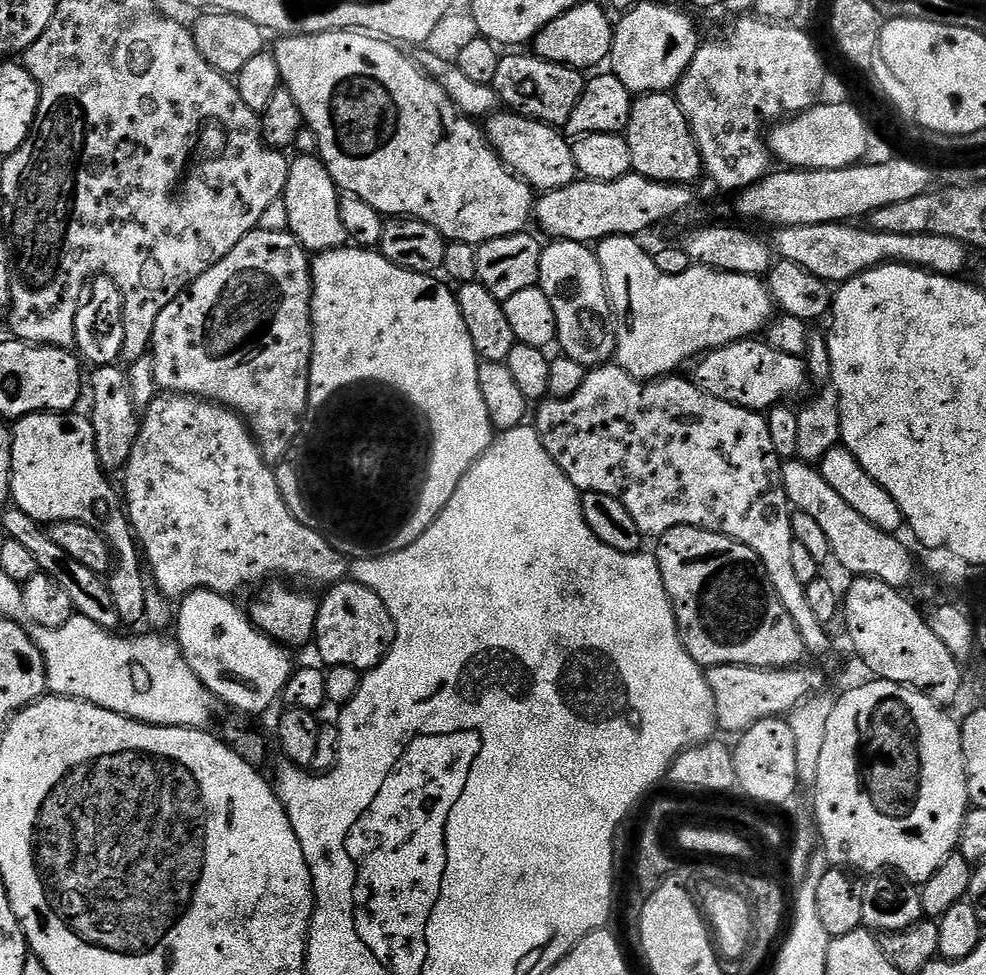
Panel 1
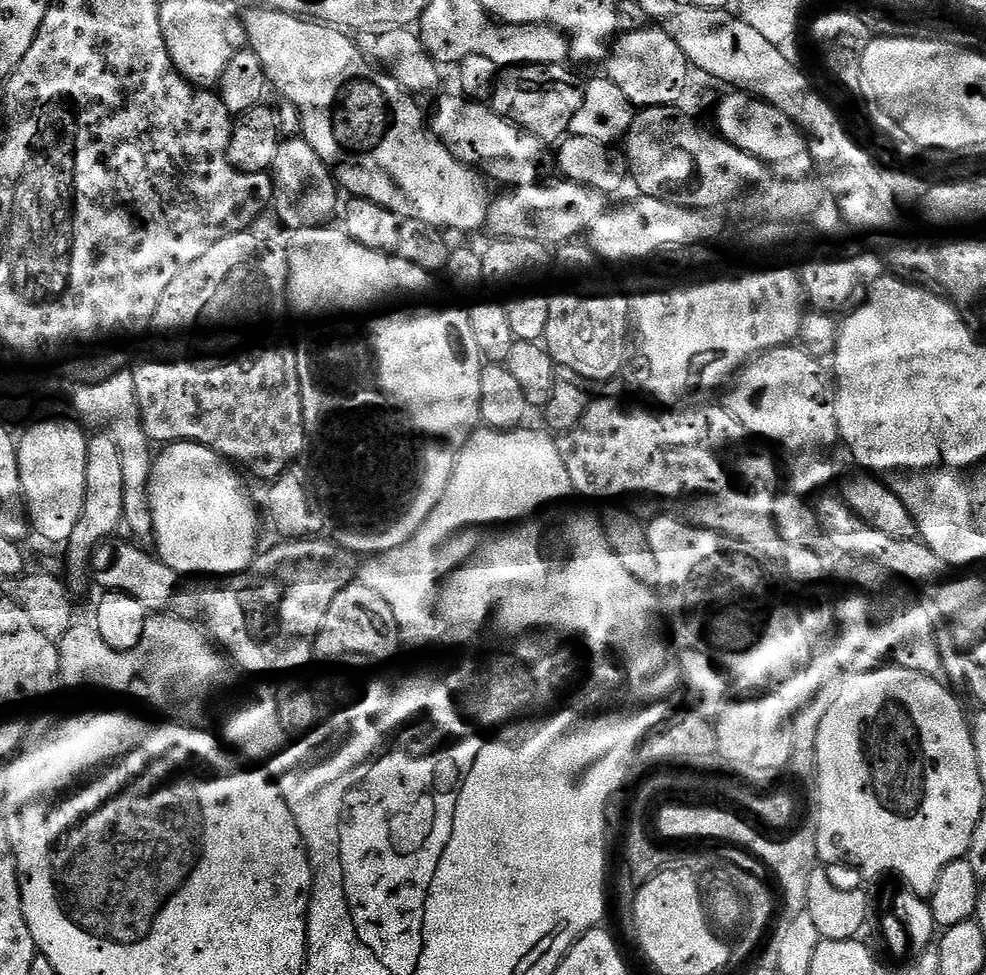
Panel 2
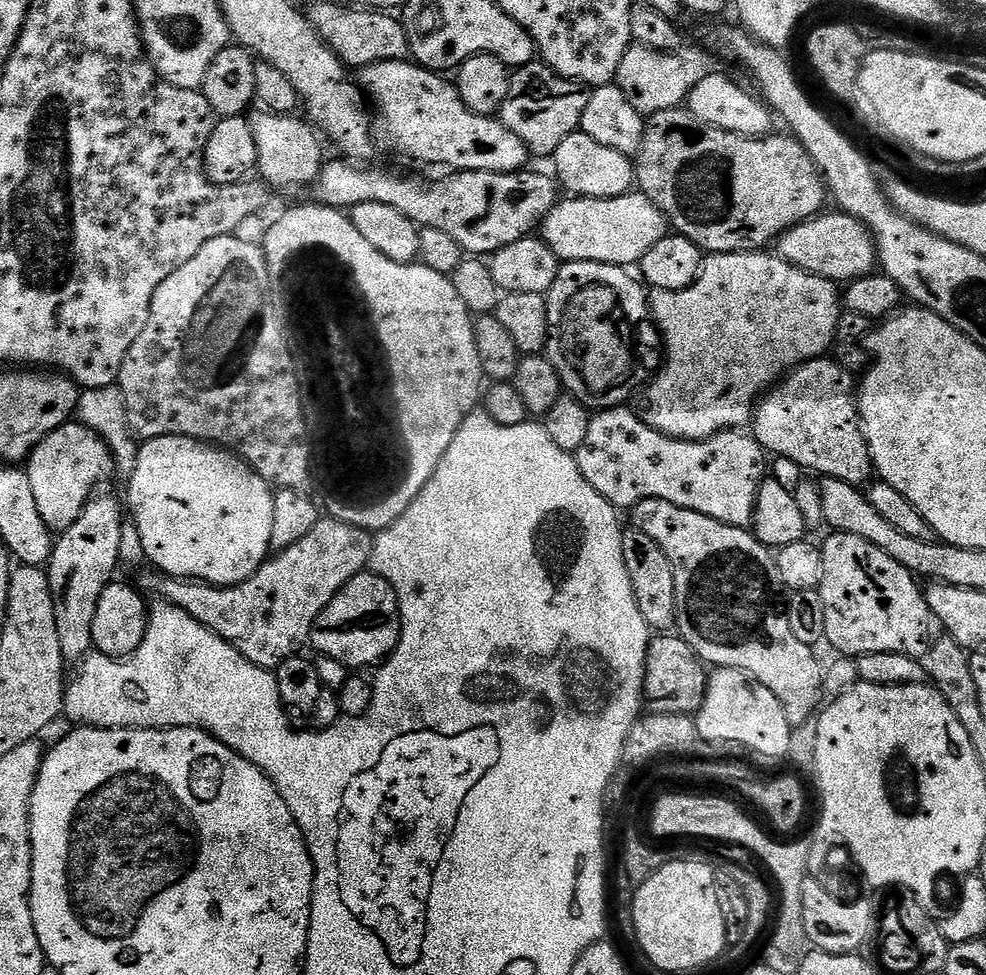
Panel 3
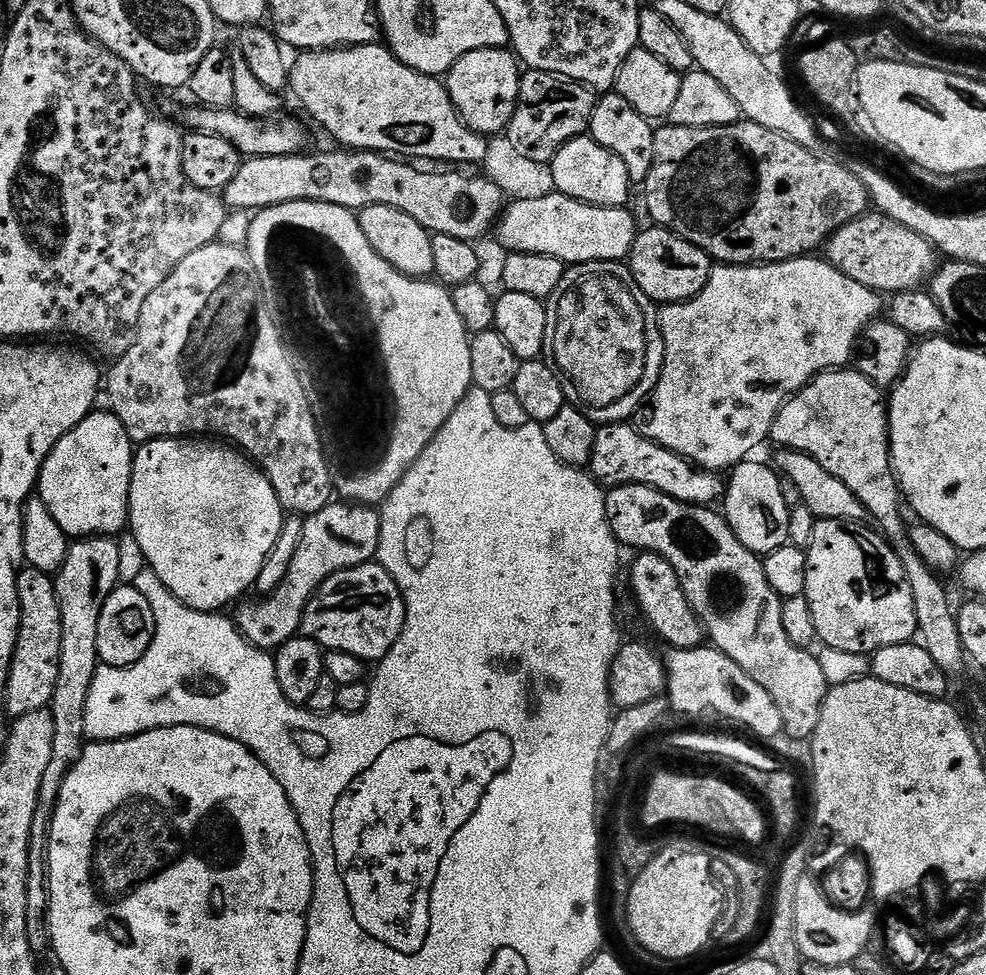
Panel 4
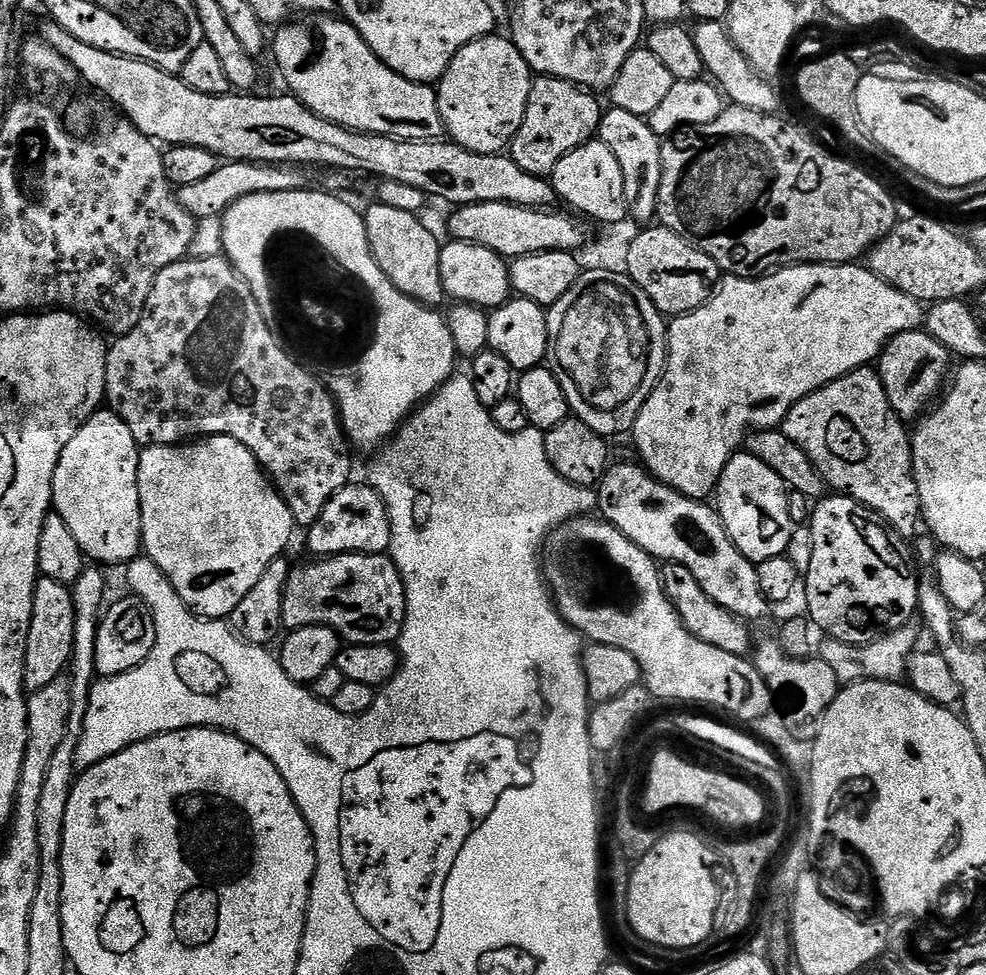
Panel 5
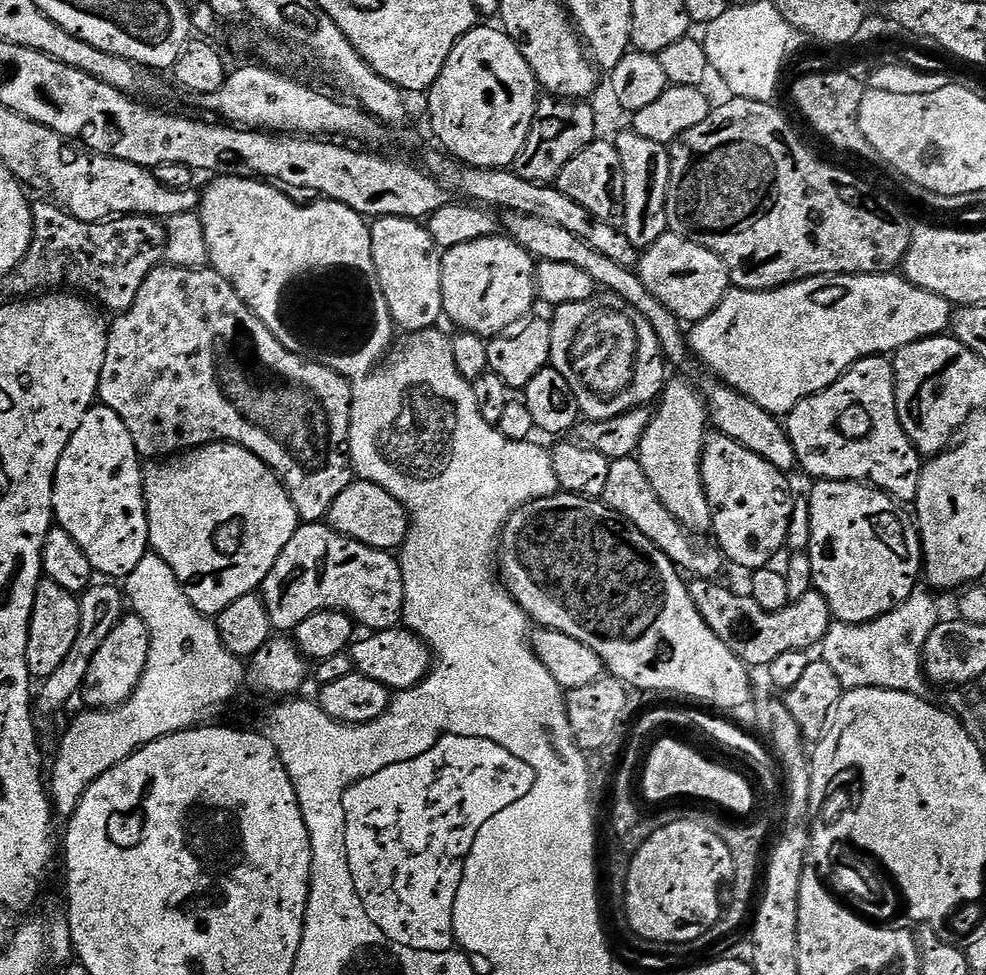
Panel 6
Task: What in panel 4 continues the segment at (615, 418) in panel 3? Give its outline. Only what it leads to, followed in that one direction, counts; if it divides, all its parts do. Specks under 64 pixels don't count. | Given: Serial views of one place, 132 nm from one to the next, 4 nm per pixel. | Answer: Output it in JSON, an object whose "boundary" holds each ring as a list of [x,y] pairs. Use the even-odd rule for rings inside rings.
{"boundary":[[[628,422],[597,427],[590,472],[601,485],[609,489],[631,484],[650,486],[678,502],[701,506],[715,505],[715,500],[717,503],[726,491],[725,481],[717,473],[697,468],[686,458],[650,442],[650,438],[646,438]]]}

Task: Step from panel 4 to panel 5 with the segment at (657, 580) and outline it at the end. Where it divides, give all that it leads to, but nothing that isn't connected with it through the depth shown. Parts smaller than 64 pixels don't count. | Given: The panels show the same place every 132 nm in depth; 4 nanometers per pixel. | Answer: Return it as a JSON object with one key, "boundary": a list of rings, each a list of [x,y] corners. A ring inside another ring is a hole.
{"boundary":[[[665,563],[660,568],[660,582],[664,587],[666,598],[670,598],[670,602],[676,607],[682,618],[686,630],[690,634],[694,634],[694,638],[706,642],[706,646],[726,650],[726,654],[735,656],[747,657],[753,651],[754,639],[752,640],[751,634],[748,633],[749,625],[745,621],[739,620],[734,614],[730,614],[730,610],[715,604],[704,593],[702,586],[698,586],[694,574],[690,574],[690,570],[686,570],[686,566]]]}

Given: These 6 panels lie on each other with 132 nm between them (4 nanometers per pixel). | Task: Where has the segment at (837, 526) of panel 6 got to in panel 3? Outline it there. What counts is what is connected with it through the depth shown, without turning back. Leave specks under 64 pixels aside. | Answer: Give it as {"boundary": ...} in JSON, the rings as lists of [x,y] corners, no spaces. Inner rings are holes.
{"boundary":[[[832,532],[825,538],[820,548],[822,554],[822,578],[818,589],[822,598],[822,606],[826,608],[826,630],[824,640],[837,648],[837,653],[845,657],[859,658],[875,652],[893,652],[894,654],[923,657],[930,645],[928,623],[934,617],[928,610],[928,603],[922,588],[919,588],[917,577],[907,572],[890,554],[878,550],[866,538],[858,538],[858,534]]]}

